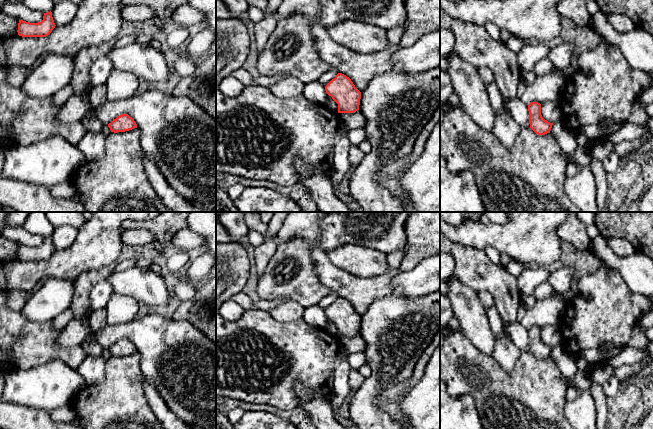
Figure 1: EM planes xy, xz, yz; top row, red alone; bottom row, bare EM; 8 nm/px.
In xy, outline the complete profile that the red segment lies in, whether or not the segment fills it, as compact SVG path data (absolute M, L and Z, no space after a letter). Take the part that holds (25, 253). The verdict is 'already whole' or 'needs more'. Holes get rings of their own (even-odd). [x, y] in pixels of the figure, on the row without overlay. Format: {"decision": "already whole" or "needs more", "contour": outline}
{"decision": "already whole", "contour": "M52 236L44 237L43 244L38 247L30 247L19 244L18 259L22 261L46 261L55 252Z"}

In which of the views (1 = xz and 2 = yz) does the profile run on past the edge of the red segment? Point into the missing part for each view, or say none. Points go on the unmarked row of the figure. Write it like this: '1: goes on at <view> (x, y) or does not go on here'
1: does not go on here
2: does not go on here

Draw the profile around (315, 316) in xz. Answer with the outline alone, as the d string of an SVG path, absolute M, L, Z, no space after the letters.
M315 305L311 308L305 308L303 319L311 326L322 329L325 327L328 318L326 317L325 311L319 307L319 305Z

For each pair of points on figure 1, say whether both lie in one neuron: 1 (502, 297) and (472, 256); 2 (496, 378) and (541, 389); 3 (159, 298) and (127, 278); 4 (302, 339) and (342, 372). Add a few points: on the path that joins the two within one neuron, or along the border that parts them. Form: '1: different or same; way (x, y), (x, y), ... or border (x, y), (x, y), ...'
1: same; way (499, 287), (478, 266)
2: same; way (507, 389), (530, 389)
3: same; way (151, 294), (138, 282), (135, 282)
4: different; border (339, 351), (334, 362), (332, 388)

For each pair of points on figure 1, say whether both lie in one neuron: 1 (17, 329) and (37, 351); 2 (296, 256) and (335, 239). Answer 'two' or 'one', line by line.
1: one
2: one

